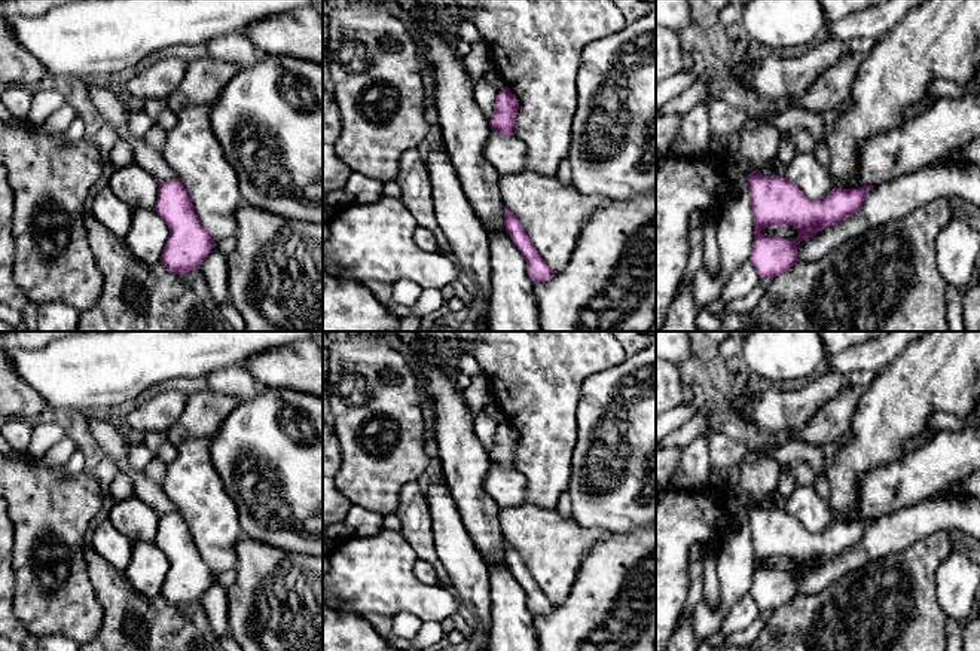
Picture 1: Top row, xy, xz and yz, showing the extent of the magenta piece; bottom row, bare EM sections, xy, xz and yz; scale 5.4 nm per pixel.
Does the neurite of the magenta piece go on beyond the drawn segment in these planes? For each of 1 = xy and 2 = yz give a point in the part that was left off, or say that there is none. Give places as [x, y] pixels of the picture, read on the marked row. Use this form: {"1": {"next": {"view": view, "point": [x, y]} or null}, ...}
{"1": {"next": null}, "2": {"next": null}}

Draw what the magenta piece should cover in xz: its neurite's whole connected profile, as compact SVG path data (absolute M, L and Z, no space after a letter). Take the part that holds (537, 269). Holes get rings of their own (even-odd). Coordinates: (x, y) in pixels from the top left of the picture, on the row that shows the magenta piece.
M504 207L504 226L526 262L526 273L534 284L550 281L555 272L546 265L516 216Z

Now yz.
M754 169L747 181L751 193L751 210L754 221L754 242L749 254L749 263L760 278L773 279L778 273L787 272L797 262L797 244L806 241L816 233L822 232L825 226L839 224L851 214L858 211L864 202L865 195L874 186L864 186L858 189L833 189L824 201L812 201L802 193L802 190L784 175L763 175ZM767 226L793 226L799 236L794 241L763 235L761 230Z

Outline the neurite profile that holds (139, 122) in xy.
M141 108L131 110L128 128L134 135L143 137L152 125L152 119Z

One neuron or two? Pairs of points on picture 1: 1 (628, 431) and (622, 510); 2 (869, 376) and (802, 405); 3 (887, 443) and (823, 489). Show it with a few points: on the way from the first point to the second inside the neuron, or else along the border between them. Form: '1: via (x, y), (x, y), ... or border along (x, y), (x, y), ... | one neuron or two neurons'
1: via (628, 451), (628, 471), (622, 479), (622, 491) | one neuron
2: via (852, 379), (827, 384), (818, 391) | one neuron
3: border along (824, 476), (830, 485), (829, 500) | two neurons

